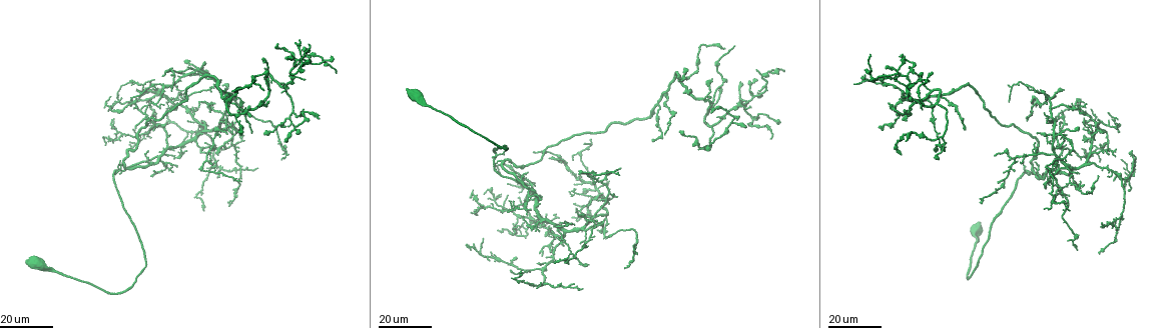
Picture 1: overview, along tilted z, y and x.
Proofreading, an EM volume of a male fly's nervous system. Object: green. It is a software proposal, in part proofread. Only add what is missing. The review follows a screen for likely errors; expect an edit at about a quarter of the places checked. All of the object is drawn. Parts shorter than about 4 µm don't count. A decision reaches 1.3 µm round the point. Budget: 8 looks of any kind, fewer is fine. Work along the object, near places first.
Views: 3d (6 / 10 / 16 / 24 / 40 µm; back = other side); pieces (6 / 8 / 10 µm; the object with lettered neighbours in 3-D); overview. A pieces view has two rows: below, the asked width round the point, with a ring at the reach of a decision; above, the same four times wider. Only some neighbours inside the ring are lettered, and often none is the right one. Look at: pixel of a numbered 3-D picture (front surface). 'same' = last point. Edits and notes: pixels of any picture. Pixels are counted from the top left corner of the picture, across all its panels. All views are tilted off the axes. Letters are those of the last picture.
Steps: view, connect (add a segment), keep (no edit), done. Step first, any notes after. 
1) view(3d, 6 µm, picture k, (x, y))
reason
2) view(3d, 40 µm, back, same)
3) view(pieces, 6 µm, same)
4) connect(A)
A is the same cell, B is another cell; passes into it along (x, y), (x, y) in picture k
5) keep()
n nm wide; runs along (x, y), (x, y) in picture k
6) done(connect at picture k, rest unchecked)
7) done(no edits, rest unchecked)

view(3d, 16 µm, picture 1, (253, 81))

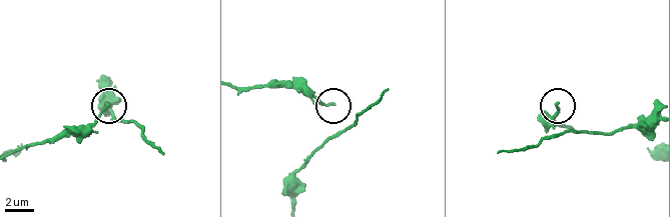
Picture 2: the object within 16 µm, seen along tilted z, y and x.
view(pieces, 8 µm, picture 2, (109, 104))

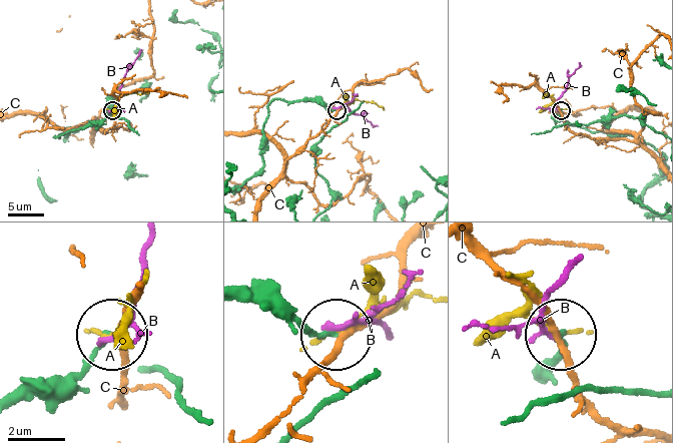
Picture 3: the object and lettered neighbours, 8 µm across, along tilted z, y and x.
keep()
A, B and C are other cells; runs along (240, 298), (263, 300), (334, 337) in picture 3; no lettered segment goes on from it

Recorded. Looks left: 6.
view(3d, 16 µm, picture 1, (756, 69))
an open end

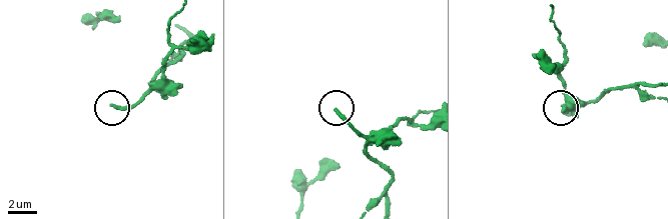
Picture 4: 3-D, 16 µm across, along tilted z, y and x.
view(pieces, 6 µm, picture 4, (115, 107))

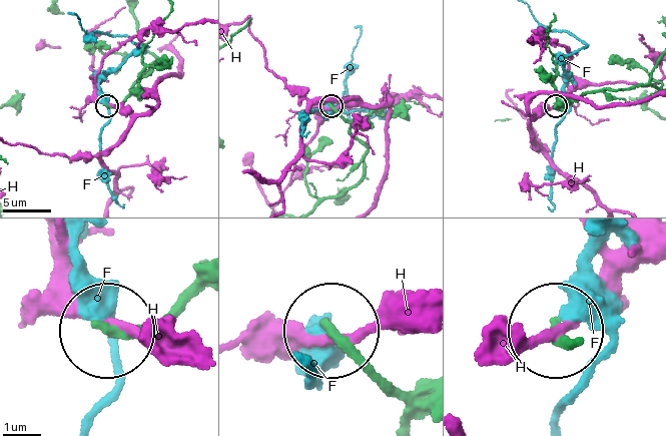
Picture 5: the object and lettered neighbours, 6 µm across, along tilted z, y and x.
keep()
F and H are other cells; no lettered segment goes on from it

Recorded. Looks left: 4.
view(3d, 24 µm, picture 1, (135, 129))
branch stops here

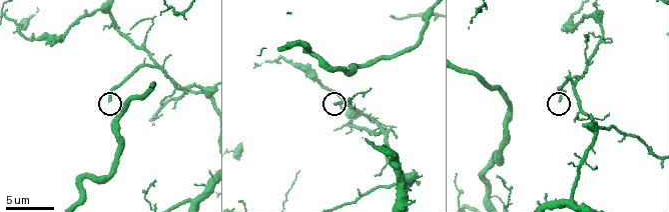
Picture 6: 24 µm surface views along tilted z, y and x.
view(pieces, 8 µm, picture 6, (109, 98))

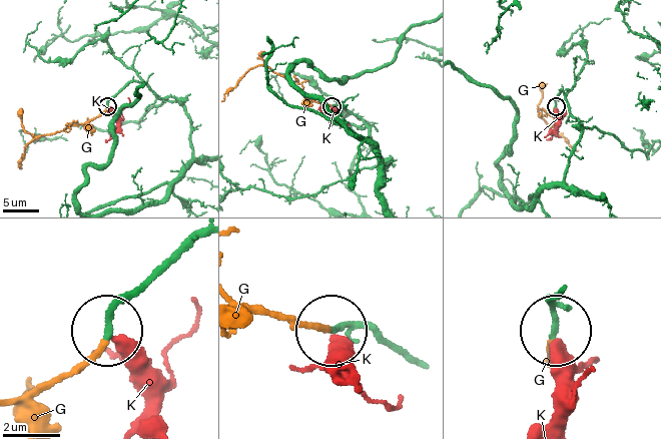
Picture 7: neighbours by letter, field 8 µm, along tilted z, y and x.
connect(G)
G is the same cell, K is another cell; passes into it along (123, 88), (94, 117), (36, 137), (27, 146), (21, 168) in picture 7; it goes on there

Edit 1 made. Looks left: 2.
done(connect at picture 7, rest unchecked)

